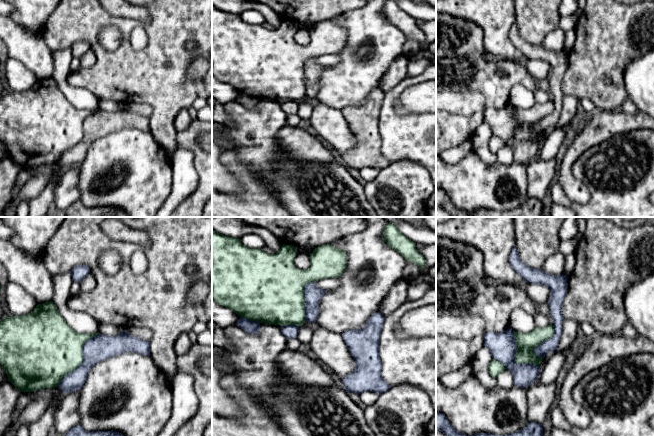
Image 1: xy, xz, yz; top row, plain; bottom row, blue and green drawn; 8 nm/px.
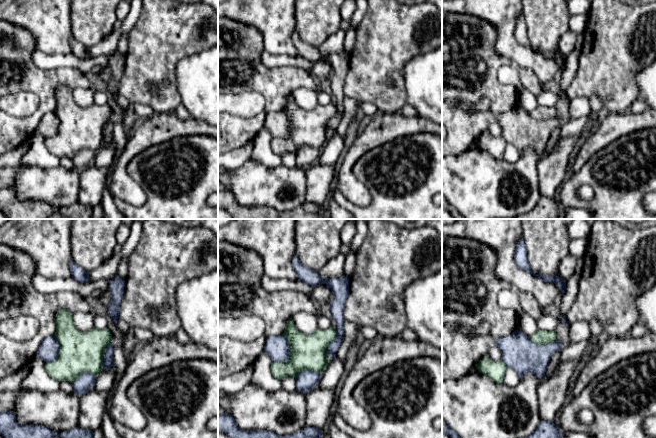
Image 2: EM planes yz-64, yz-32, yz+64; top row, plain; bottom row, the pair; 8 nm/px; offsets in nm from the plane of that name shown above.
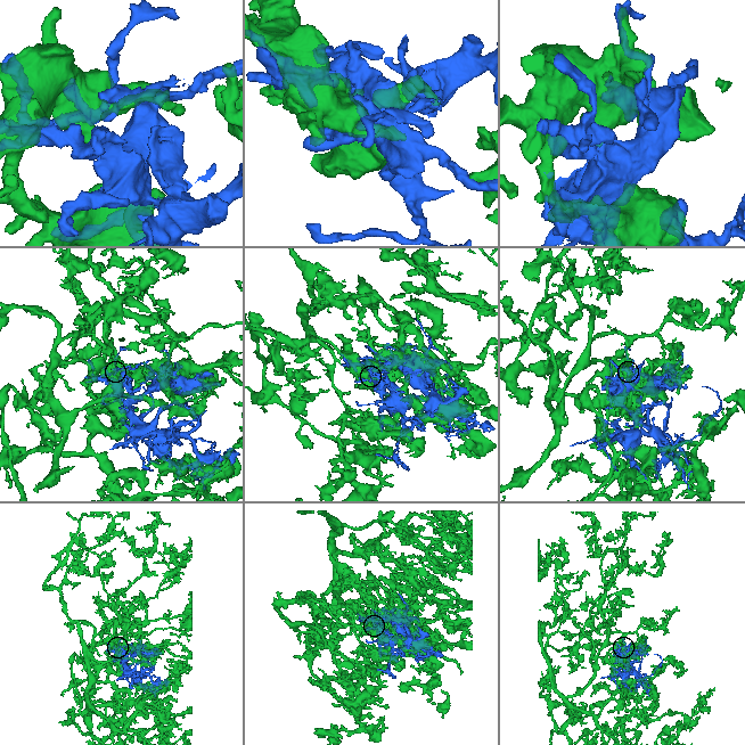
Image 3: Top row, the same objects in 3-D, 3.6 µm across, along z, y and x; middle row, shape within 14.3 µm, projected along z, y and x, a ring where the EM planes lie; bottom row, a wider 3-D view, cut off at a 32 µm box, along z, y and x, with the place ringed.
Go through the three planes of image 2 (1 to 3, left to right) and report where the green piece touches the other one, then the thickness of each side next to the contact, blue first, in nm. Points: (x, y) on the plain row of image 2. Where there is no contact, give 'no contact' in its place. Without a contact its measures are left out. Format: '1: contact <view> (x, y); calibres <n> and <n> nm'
1: contact yz-64 (58, 128); calibres 160 and 340 nm
2: contact yz-32 (288, 130); calibres 190 and 280 nm
3: contact yz+64 (542, 120); calibres 280 and 110 nm

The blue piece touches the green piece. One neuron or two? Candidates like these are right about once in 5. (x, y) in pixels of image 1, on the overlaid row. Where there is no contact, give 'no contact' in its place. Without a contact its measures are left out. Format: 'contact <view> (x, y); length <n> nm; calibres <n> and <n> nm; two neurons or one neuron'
contact xy (83, 359); length 550 nm; calibres 200 and 440 nm; two neurons

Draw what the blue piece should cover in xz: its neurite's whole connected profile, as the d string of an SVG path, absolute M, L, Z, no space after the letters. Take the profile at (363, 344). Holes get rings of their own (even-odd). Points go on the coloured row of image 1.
M376 312L368 319L364 328L347 330L342 334L356 363L355 370L342 379L347 392L361 394L372 391L381 394L391 388L381 375L379 348L384 321L385 317Z

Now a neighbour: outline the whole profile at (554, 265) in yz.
M560 251L549 257L539 269L547 274L559 276L564 274L565 255Z

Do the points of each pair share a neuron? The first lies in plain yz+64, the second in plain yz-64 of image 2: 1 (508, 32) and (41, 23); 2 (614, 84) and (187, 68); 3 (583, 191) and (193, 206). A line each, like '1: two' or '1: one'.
1: one
2: two
3: two

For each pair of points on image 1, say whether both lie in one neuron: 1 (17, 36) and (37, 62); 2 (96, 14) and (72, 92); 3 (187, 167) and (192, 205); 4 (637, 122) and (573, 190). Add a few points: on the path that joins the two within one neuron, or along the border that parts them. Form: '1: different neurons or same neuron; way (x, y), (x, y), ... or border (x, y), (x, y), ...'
1: same neuron; way (22, 42), (36, 56)
2: different neurons; border (69, 71), (71, 85), (96, 96)
3: different neurons; border (196, 170), (197, 186), (177, 206)
4: same neuron; way (612, 122), (597, 129), (571, 155), (567, 165)

